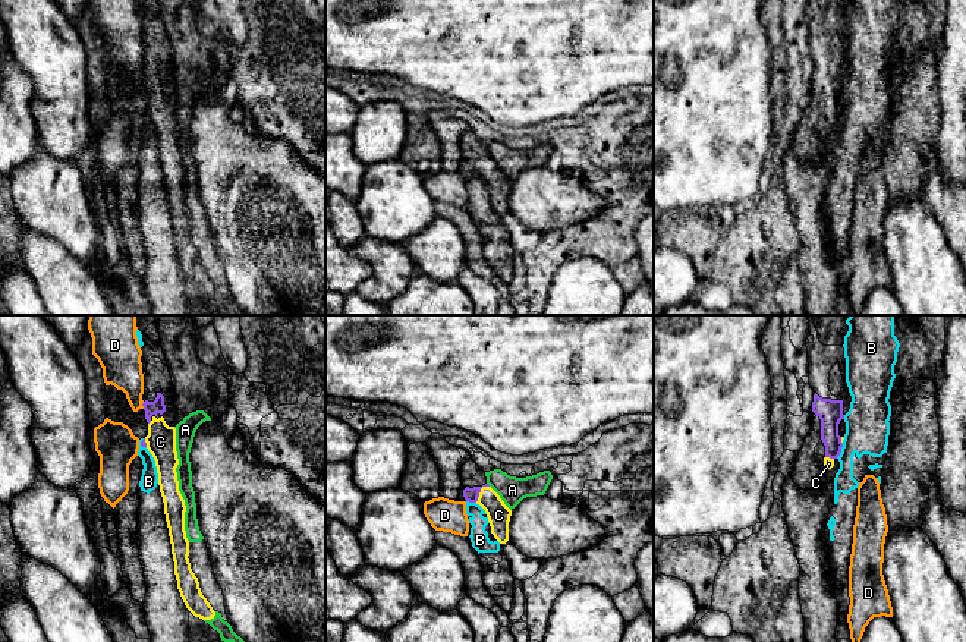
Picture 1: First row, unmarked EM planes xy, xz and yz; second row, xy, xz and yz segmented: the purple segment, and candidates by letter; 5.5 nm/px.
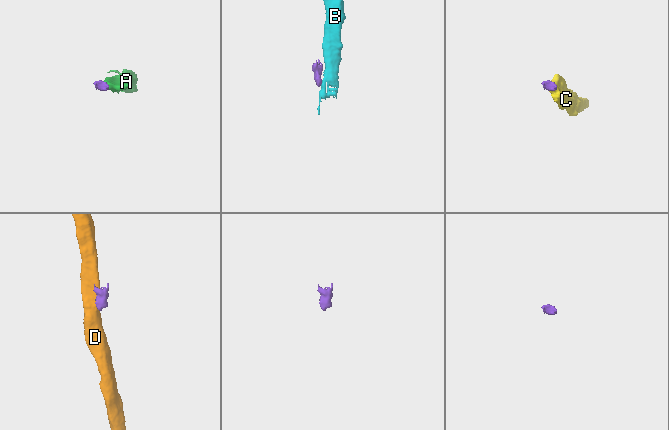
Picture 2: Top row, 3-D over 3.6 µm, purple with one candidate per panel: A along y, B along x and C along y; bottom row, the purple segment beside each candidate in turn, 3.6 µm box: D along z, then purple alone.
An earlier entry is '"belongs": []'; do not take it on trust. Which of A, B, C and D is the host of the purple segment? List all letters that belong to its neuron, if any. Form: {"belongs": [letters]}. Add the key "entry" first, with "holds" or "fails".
{"entry": "fails", "belongs": ["C"]}

